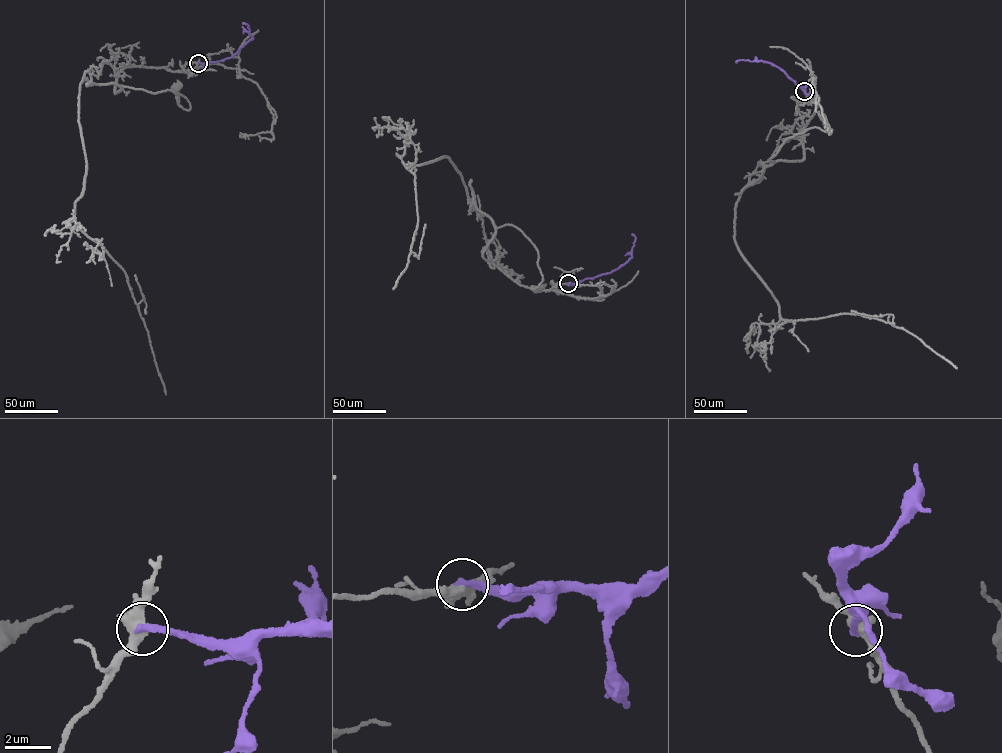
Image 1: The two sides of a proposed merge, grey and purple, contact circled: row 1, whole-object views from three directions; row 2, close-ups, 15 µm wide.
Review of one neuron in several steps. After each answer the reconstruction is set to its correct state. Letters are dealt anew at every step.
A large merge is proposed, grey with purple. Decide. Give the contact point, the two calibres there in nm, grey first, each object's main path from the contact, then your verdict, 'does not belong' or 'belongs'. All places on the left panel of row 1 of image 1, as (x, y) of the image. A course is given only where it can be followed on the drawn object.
place (198, 63); calibres 380 and 320 nm; course grey (198, 62), (190, 73), (129, 66), (114, 92), (121, 85), (170, 90), (187, 100), (188, 110), (176, 88); course purple (198, 62), (223, 60), (235, 54), (253, 38), (248, 25), (242, 23); does not belong

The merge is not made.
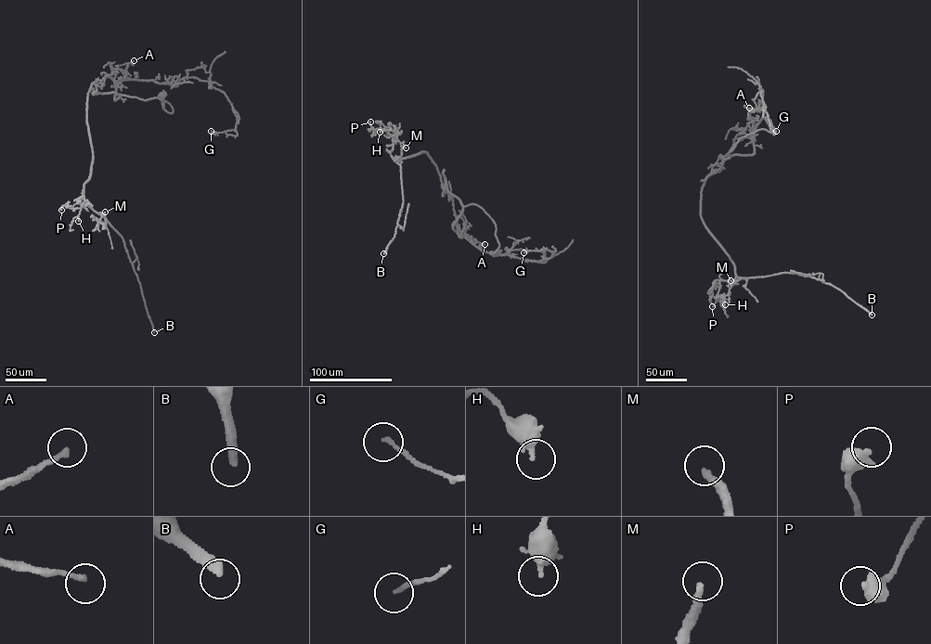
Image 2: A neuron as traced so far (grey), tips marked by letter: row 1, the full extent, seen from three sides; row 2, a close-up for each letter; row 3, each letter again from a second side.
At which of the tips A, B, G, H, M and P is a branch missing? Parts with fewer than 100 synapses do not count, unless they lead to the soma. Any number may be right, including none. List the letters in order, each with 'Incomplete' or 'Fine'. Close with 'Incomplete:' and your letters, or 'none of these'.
A: Fine
B: Incomplete
G: Fine
H: Fine
M: Incomplete
P: Fine
Incomplete: B, M

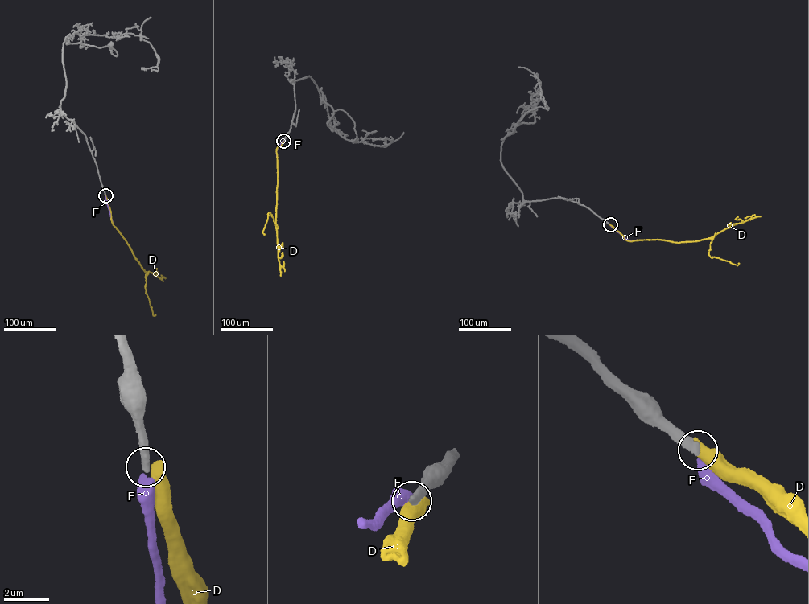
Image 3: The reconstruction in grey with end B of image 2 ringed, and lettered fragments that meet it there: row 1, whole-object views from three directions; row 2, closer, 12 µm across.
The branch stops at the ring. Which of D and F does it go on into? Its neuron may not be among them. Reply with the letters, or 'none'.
none

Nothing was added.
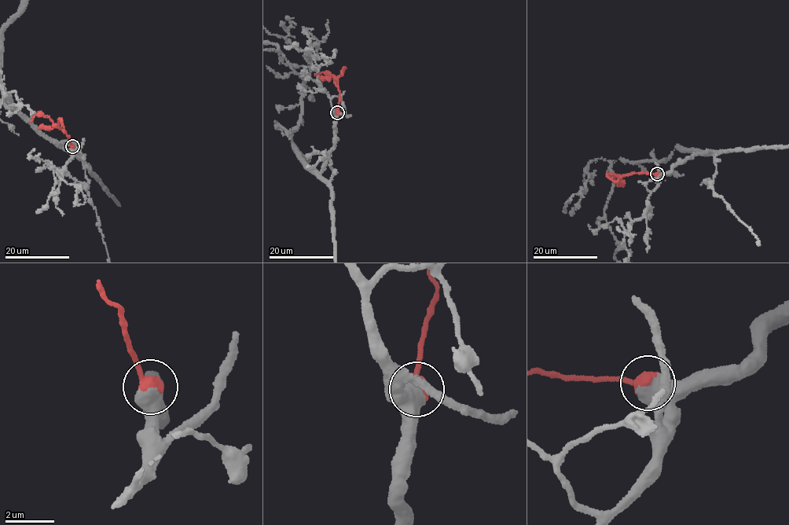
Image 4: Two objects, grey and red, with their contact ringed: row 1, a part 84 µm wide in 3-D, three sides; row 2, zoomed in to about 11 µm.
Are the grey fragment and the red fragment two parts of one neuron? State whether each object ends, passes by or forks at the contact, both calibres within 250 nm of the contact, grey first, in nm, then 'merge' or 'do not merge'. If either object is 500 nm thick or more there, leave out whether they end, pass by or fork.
750 nm thick on the grey side, 600 nm on the other; merge

